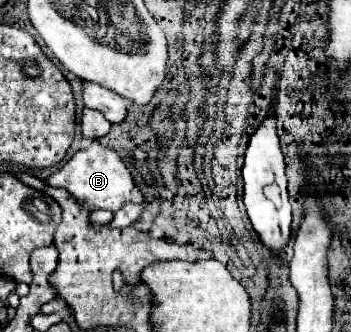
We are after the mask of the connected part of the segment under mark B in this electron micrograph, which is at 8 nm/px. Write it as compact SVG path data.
M96 140L90 144L90 148L78 150L60 170L56 170L44 182L48 186L68 190L70 196L74 196L78 208L82 208L88 214L94 210L116 212L124 204L140 204L144 200L142 192L134 186L134 180L126 168L126 164L122 162L122 158L114 150L98 144Z

